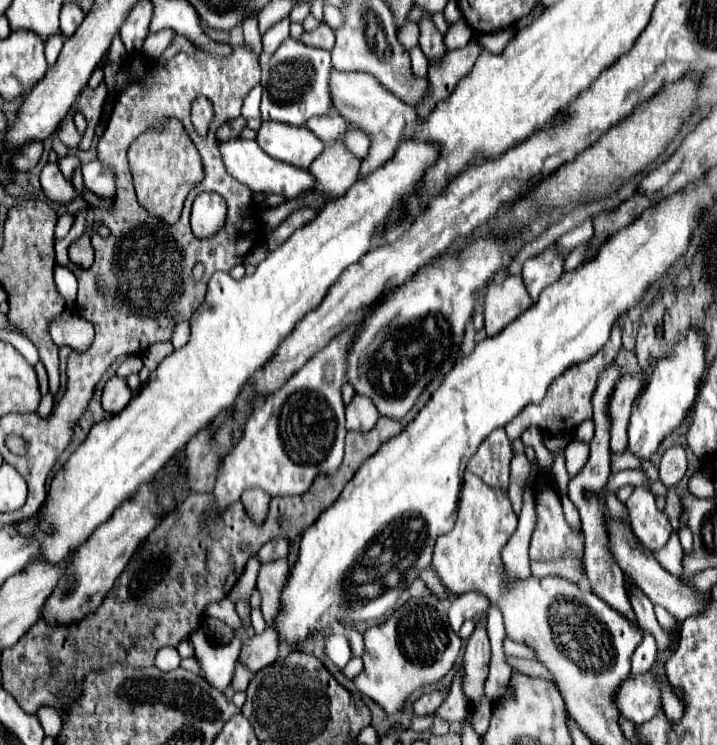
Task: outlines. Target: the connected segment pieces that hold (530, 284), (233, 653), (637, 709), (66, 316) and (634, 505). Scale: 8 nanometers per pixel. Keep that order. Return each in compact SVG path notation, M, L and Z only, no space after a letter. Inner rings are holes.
M550 245L544 253L528 259L524 263L522 279L526 283L526 289L532 297L532 301L536 301L536 297L540 295L540 291L544 287L548 287L550 283L560 279L560 275L564 273L564 263L566 263L566 257L562 257L558 253L556 245Z
M202 629L192 633L190 637L196 649L196 661L200 663L202 677L222 693L230 691L236 657L240 653L240 639L244 637L246 633L236 631L234 641L230 645L214 645L206 641L206 635Z
M640 673L636 677L628 675L628 679L618 687L614 703L624 719L642 725L650 721L650 717L656 715L656 709L662 705L660 685L652 673ZM634 679L638 679L638 687L634 685Z
M70 307L50 322L48 332L58 347L69 346L77 351L86 351L94 341L94 325Z
M634 487L632 495L626 501L626 509L632 531L646 549L658 551L668 543L672 535L670 519L656 507L654 493L648 487Z

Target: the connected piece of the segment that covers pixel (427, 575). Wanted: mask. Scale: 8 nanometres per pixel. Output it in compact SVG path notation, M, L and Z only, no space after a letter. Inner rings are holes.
M432 567L430 569L426 569L426 571L422 571L422 575L420 575L424 581L426 581L426 585L434 591L434 595L438 595L438 597L446 597L446 595L450 595L448 591L444 591L444 587L440 585L440 581L438 581L438 577L436 577L436 573L432 573Z

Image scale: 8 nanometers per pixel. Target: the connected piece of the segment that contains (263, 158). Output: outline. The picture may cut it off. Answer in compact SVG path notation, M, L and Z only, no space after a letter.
M246 139L226 141L226 143L220 143L220 153L222 153L224 165L232 173L232 177L242 181L252 193L276 193L286 199L296 199L298 195L308 193L310 189L316 187L316 177L308 169L300 169L290 163L272 159L270 155L266 155L260 149L260 145L256 141L246 141Z

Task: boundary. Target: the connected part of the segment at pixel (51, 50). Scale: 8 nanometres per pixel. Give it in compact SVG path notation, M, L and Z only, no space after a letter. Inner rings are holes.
M60 35L60 37L52 37L52 39L48 39L44 45L46 45L46 61L48 61L48 65L54 65L56 63L56 59L58 59L58 53L60 53L60 49L62 49L62 41L64 37Z

